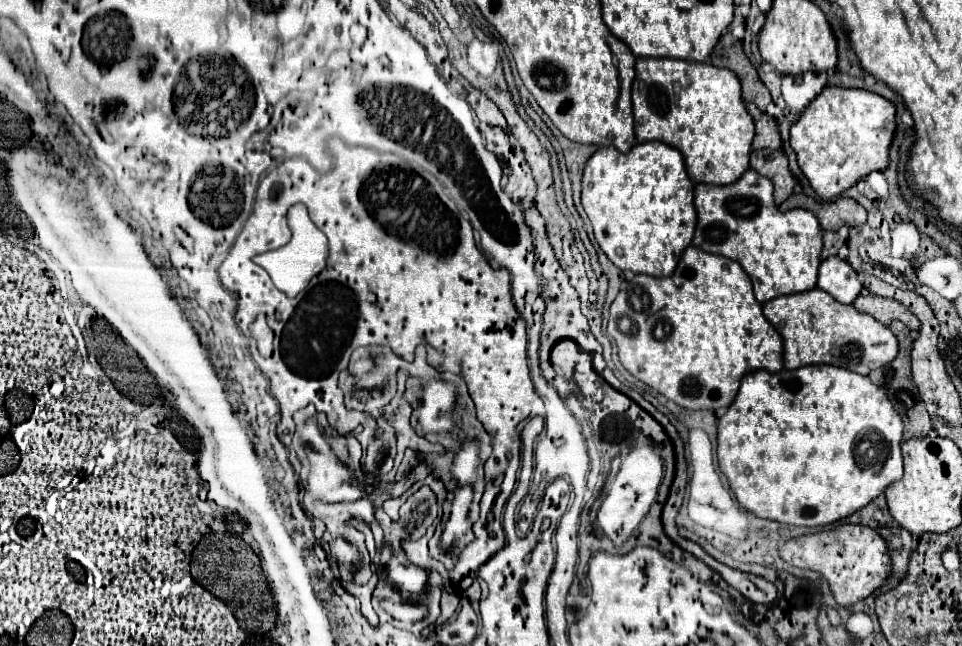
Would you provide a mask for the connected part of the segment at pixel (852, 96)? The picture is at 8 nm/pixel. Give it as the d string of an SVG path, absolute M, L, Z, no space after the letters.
M824 87L790 127L790 145L812 189L822 199L832 199L850 189L872 171L884 171L890 163L888 149L896 131L896 107L870 91Z

